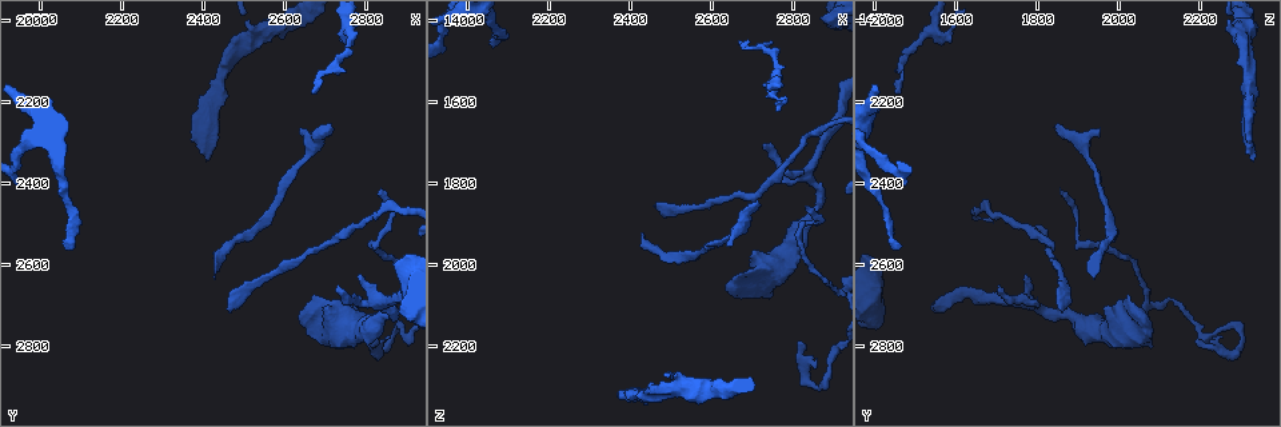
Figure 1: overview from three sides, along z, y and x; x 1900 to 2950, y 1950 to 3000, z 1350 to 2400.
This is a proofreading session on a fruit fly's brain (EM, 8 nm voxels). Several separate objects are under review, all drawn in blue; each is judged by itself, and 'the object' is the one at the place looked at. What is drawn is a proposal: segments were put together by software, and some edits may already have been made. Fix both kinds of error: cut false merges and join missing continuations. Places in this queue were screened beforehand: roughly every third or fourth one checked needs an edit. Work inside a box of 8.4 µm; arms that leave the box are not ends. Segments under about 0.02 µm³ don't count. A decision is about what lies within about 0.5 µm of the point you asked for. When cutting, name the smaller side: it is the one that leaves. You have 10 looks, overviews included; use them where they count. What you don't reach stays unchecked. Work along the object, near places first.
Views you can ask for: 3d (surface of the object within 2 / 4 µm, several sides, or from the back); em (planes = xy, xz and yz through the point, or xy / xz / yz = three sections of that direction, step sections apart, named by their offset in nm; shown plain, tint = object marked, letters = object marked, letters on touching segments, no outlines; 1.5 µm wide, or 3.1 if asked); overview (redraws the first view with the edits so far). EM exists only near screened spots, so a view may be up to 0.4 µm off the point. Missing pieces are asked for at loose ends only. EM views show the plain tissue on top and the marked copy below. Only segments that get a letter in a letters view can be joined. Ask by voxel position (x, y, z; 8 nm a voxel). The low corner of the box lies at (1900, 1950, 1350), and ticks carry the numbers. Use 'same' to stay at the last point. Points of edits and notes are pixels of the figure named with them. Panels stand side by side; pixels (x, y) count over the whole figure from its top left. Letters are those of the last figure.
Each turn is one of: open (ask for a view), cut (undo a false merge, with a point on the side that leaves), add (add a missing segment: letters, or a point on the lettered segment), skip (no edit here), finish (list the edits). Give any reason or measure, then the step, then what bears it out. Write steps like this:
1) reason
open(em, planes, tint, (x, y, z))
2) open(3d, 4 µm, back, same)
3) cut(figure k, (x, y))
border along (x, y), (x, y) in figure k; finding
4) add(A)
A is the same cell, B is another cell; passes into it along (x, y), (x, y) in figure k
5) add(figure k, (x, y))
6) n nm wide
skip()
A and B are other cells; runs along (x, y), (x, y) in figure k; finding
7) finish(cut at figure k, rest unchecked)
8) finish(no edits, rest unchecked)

free end
open(em, planes, letters, (2675, 2175, 1455))

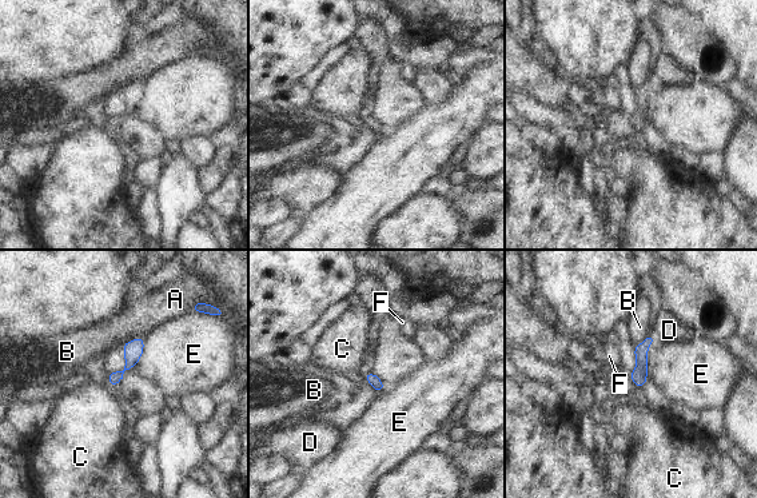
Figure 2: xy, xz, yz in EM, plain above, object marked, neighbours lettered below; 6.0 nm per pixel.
skip()
A, B, C, D, E and F are other cells; no lettered segment goes on from it

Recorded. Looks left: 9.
arms part here
open(3d, 4 µm, (2835, 2690, 1785))

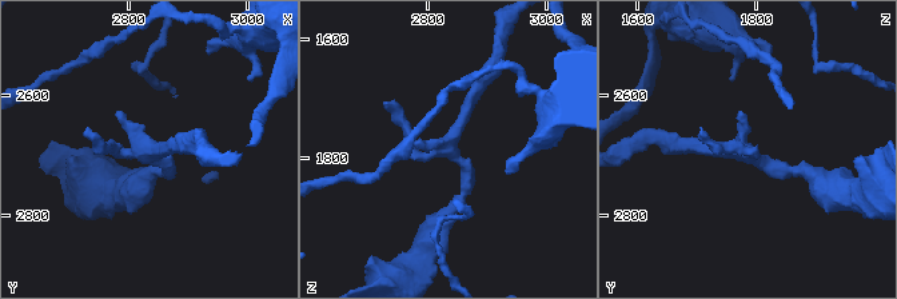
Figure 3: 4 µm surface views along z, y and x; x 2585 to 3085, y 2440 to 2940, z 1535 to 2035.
now the EM
open(em, planes, letters, (2840, 2695, 1785))

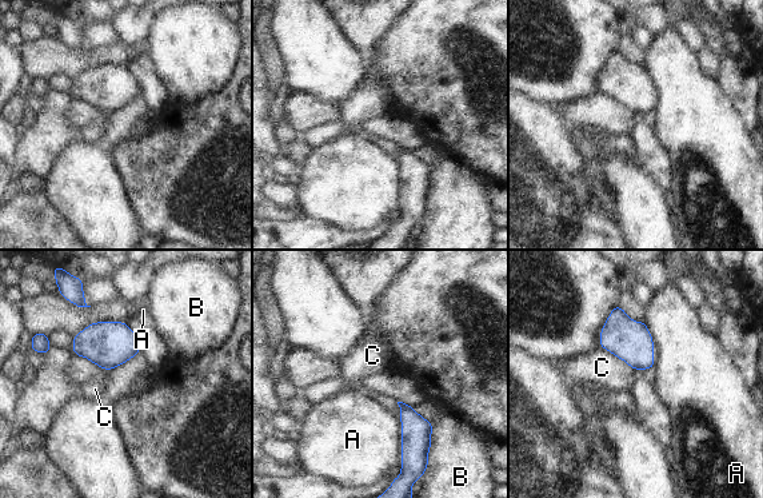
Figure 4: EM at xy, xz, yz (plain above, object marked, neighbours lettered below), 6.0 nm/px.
skip()
A, B and C are other cells; border along (398, 415), (400, 421), (402, 461) in figure 4; continuous, no second cell

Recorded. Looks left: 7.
branch stops here
open(em, planes, letters, (2710, 2250, 1855))

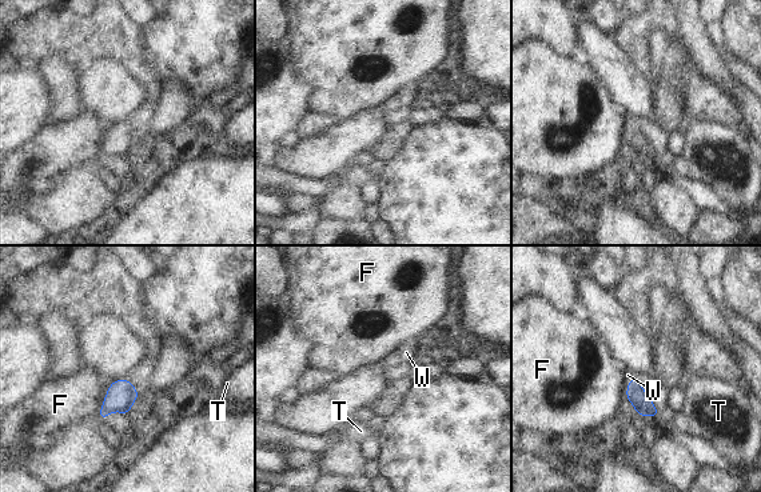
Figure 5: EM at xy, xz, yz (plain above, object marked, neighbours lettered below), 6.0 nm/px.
F touches over 220 nm
add(W)
W is the same cell, F and T are other cells; passes into it along (640, 400), (628, 387), (628, 375) in figure 5; the cell continues

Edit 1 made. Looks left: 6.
redraw
open(overview)

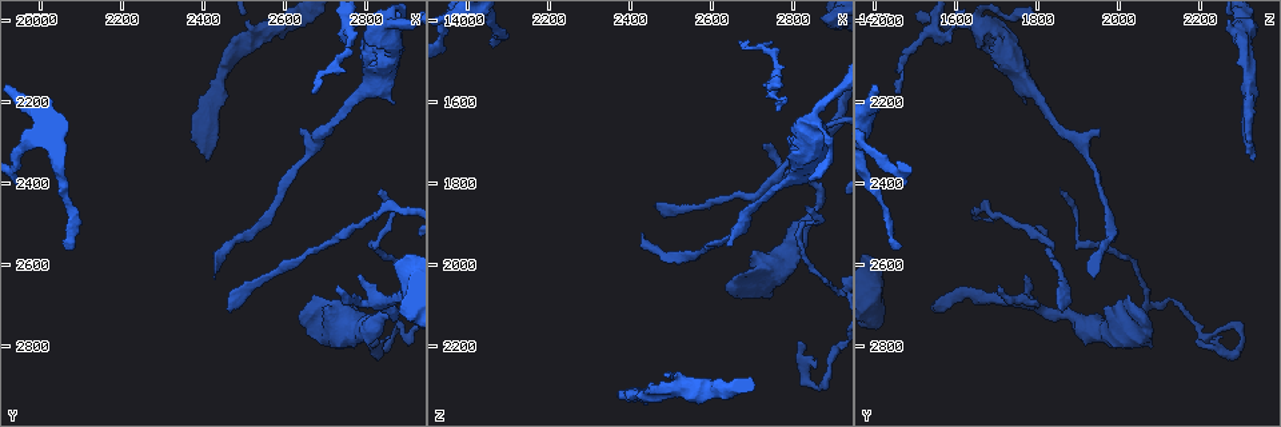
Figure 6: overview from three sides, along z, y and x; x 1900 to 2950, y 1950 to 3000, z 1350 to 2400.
tapers out
open(em, planes, letters, (2055, 2555, 1470))

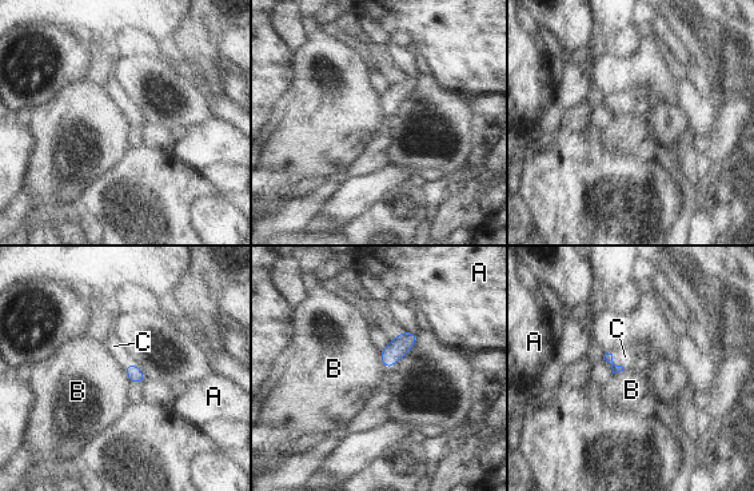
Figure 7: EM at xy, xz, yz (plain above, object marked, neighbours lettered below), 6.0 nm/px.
add(C)
C is the same cell, A and B are other cells; passes into it along (607, 356), (614, 363), (625, 356) in figure 7; it goes on there

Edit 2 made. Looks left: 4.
finish(add at figure 5, add at figure 7, rest unchecked)

